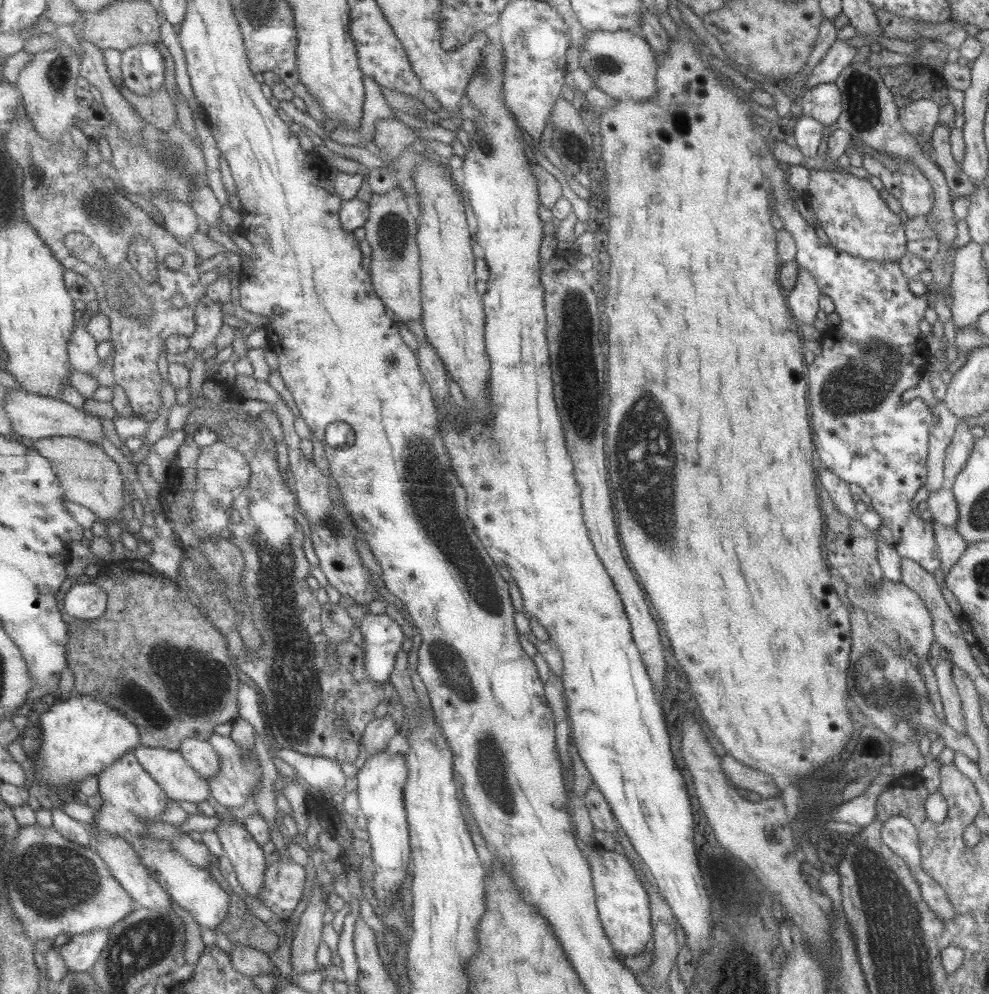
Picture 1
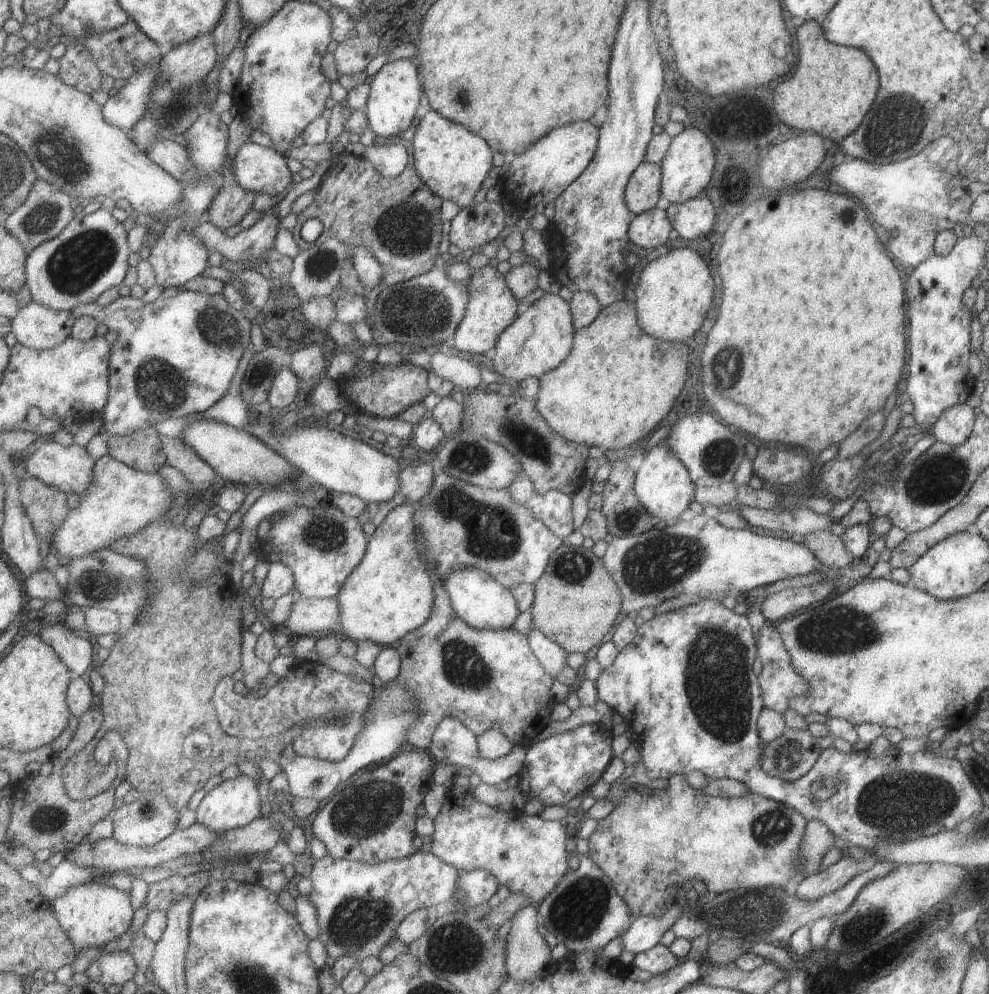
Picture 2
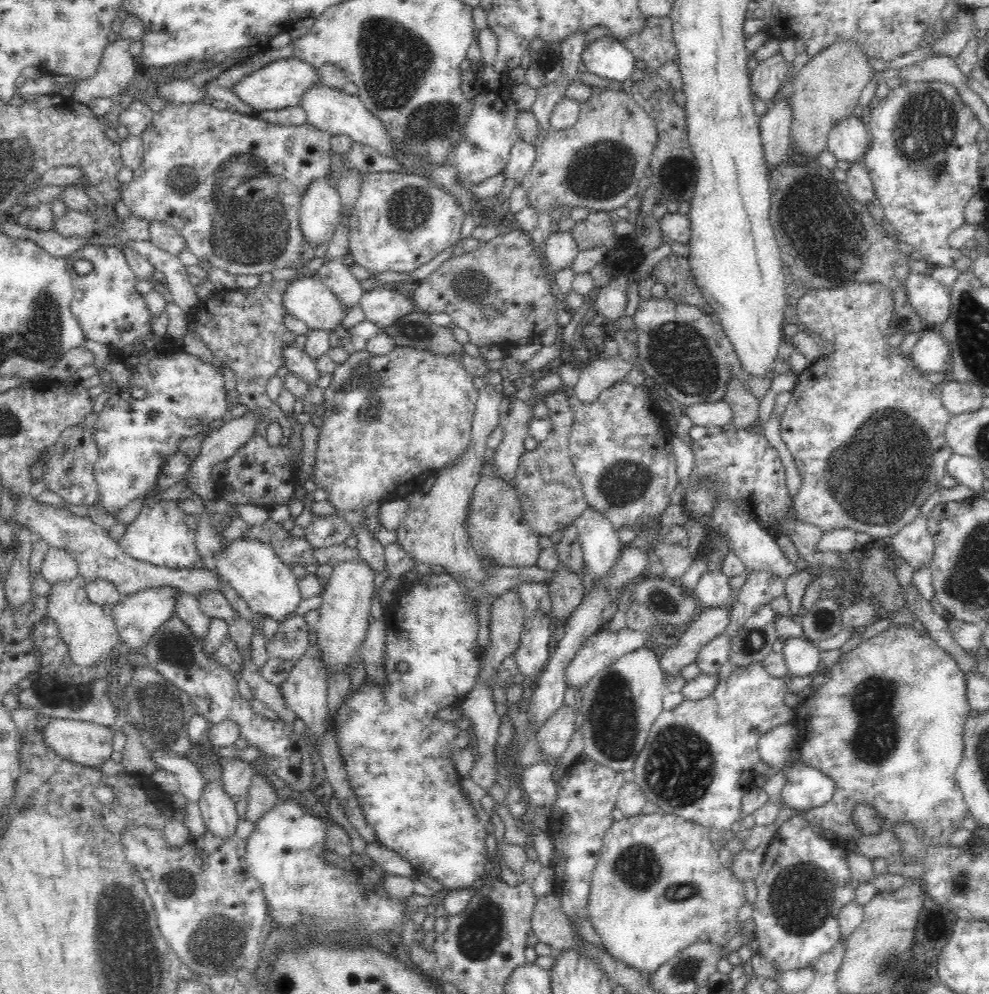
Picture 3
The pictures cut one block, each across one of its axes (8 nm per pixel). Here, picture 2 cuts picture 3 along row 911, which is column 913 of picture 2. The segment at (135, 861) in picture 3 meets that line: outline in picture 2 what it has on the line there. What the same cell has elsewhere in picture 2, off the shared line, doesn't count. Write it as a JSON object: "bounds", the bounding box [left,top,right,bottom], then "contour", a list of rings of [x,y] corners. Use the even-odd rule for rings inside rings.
{"bounds":[826,136,973,267],"contour":[[[945,136],[929,142],[919,154],[898,162],[877,165],[857,157],[846,157],[826,175],[831,185],[841,188],[843,193],[855,195],[875,224],[887,231],[889,240],[885,247],[891,258],[899,264],[915,267],[934,255],[937,233],[952,230],[957,222],[964,225],[967,221],[973,198],[961,188],[958,157],[958,146]]]}

